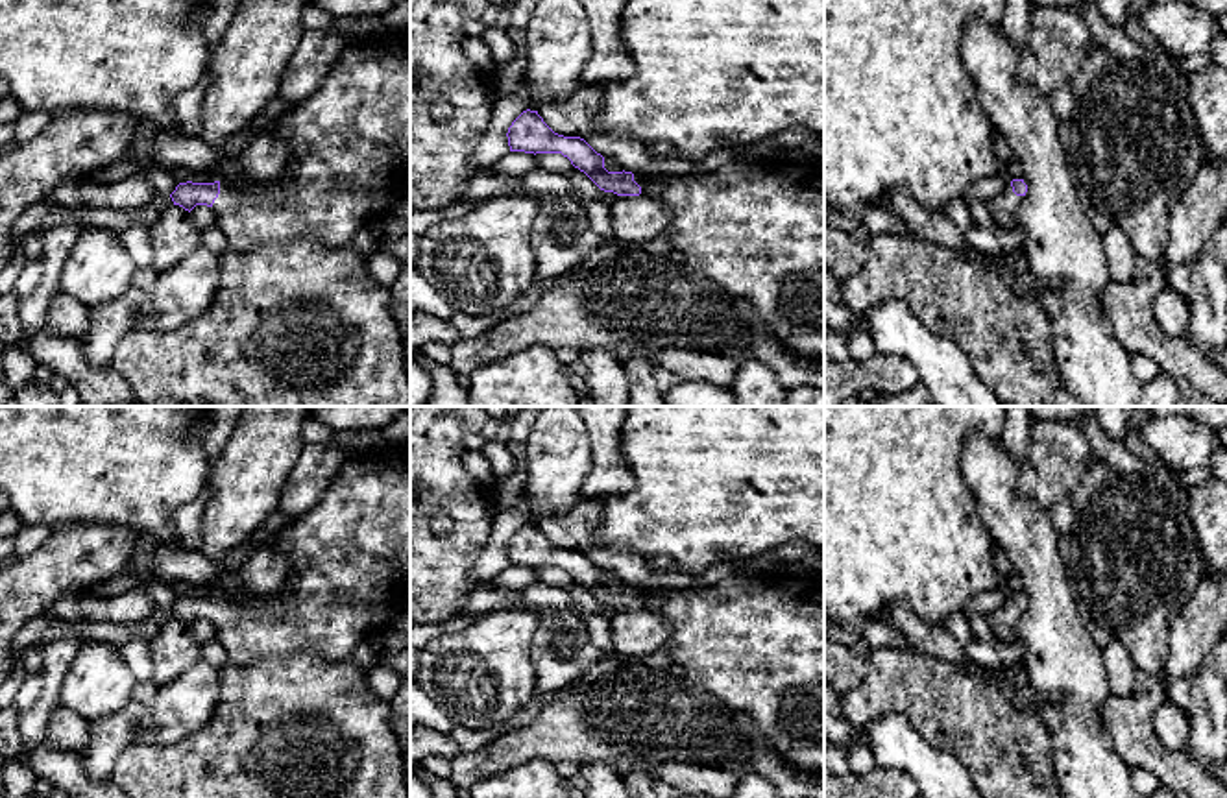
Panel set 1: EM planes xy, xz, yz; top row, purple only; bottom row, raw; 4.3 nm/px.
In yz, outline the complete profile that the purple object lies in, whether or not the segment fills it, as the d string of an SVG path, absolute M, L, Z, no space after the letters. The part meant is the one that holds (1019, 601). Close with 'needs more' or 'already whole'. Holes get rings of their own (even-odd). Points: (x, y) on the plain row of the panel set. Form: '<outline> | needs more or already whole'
M1013 593L1007 595L1007 600L1000 610L987 617L998 643L1013 643L1016 639L1016 626L1024 615L1026 606L1027 598L1024 593Z | needs more

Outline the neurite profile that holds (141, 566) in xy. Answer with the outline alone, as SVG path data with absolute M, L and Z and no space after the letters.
M137 534L129 560L129 573L139 580L157 580L153 573L153 552L161 543L152 534Z

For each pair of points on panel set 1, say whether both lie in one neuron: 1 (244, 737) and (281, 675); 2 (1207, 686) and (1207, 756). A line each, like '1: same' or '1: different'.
1: same
2: same

